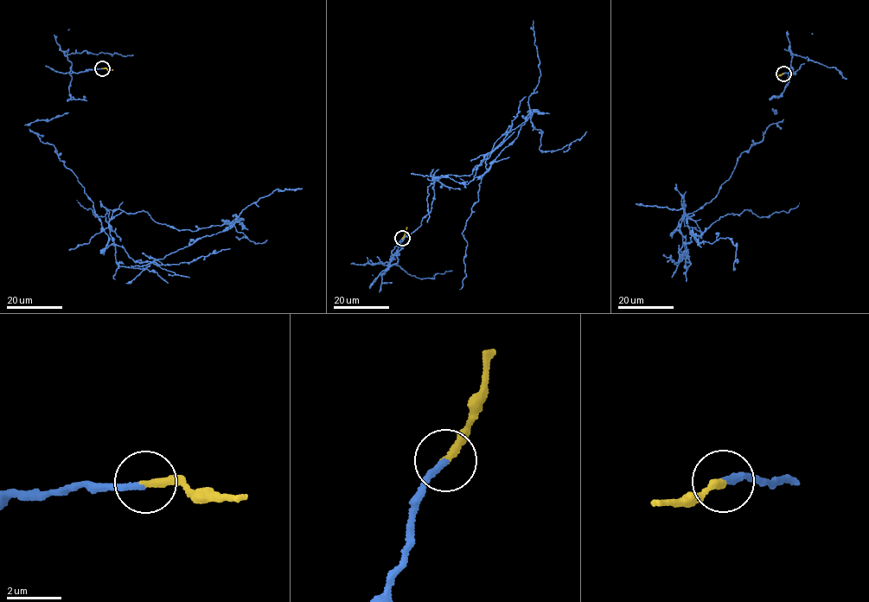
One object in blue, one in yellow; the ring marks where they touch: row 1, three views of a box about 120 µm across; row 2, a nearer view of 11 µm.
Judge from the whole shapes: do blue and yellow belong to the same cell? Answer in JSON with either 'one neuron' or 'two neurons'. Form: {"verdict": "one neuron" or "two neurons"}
{"verdict": "two neurons"}

